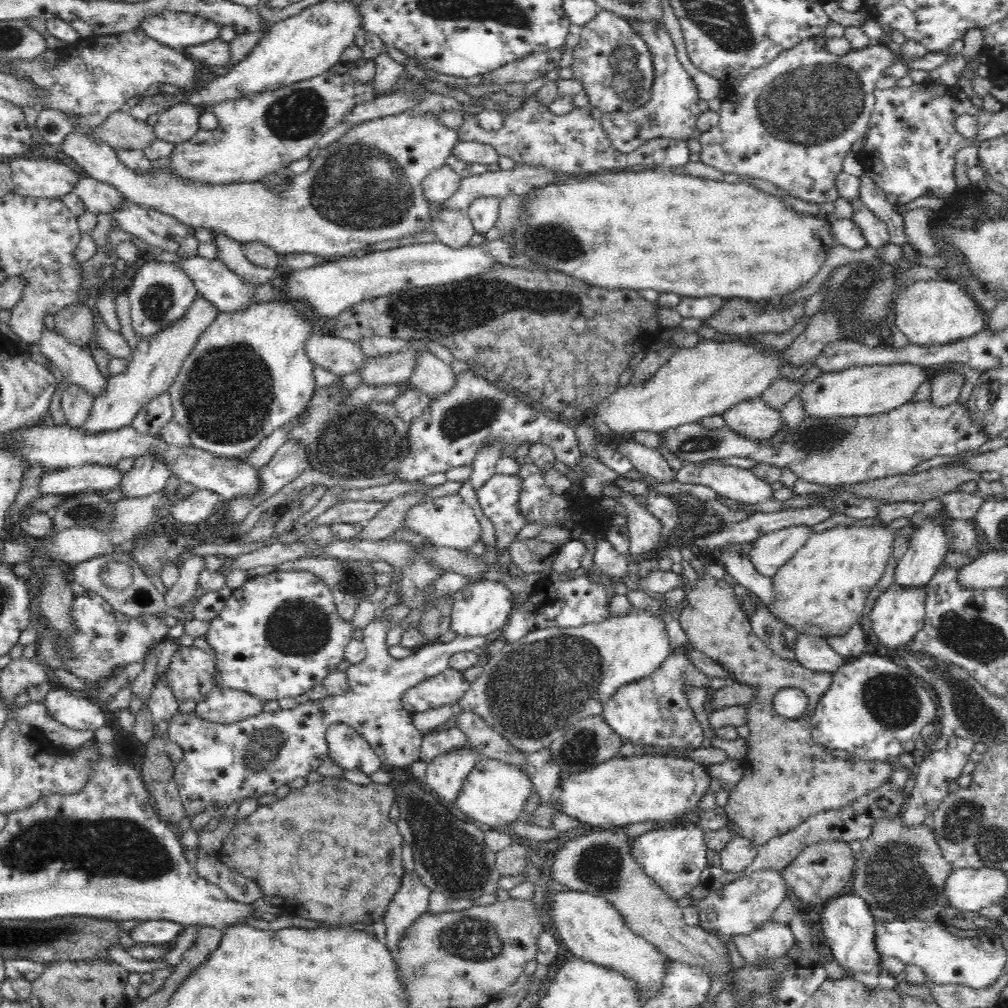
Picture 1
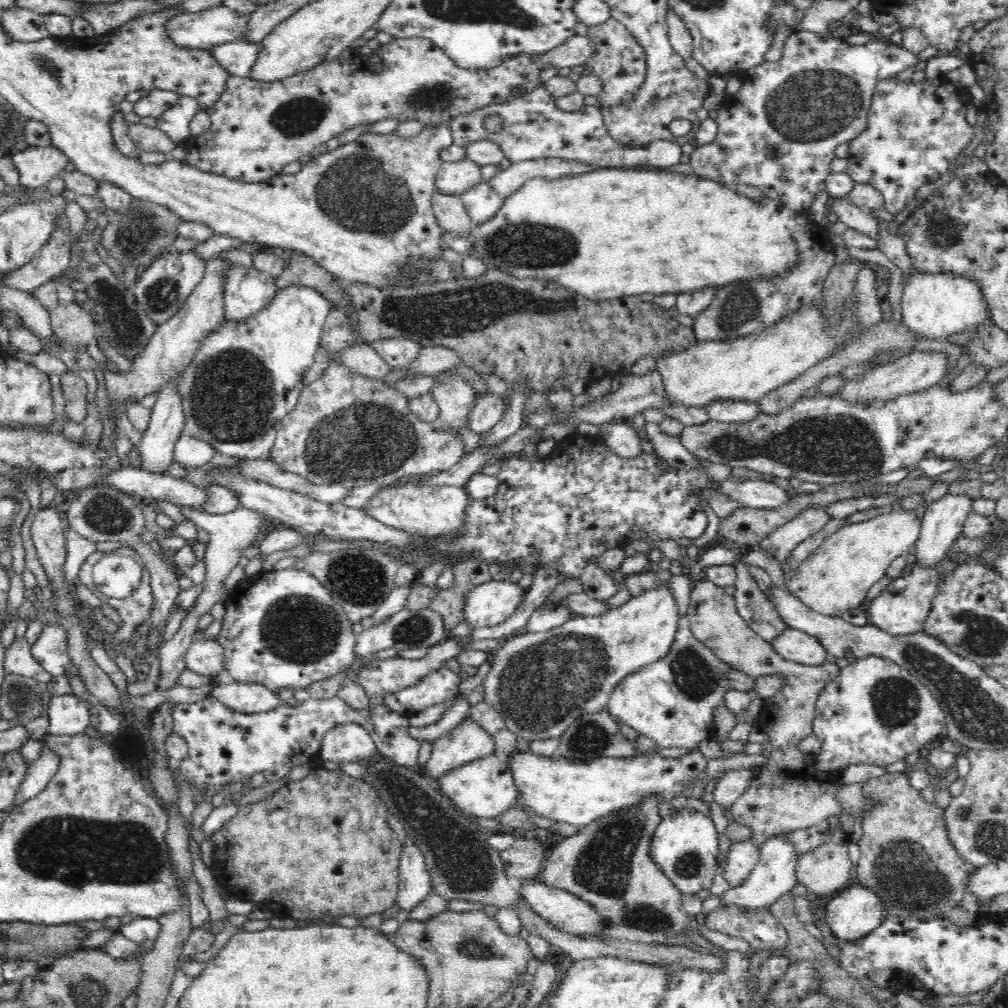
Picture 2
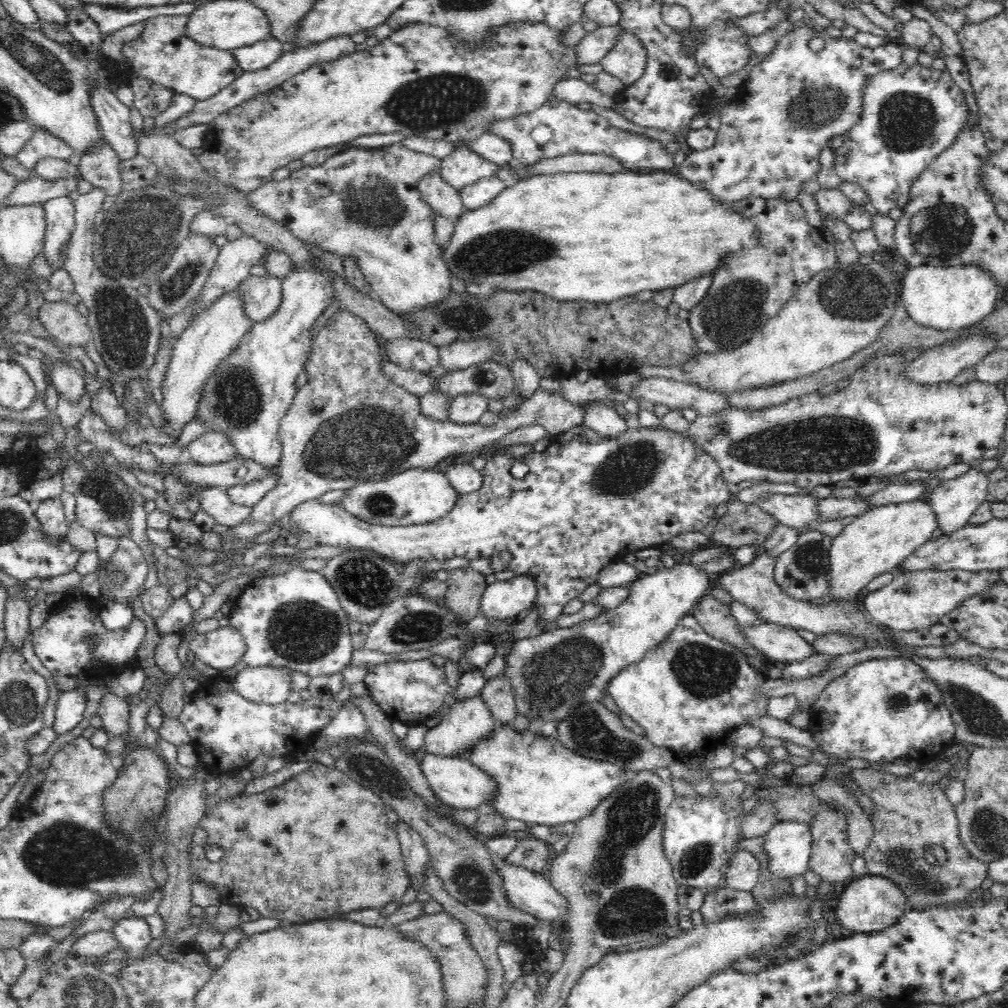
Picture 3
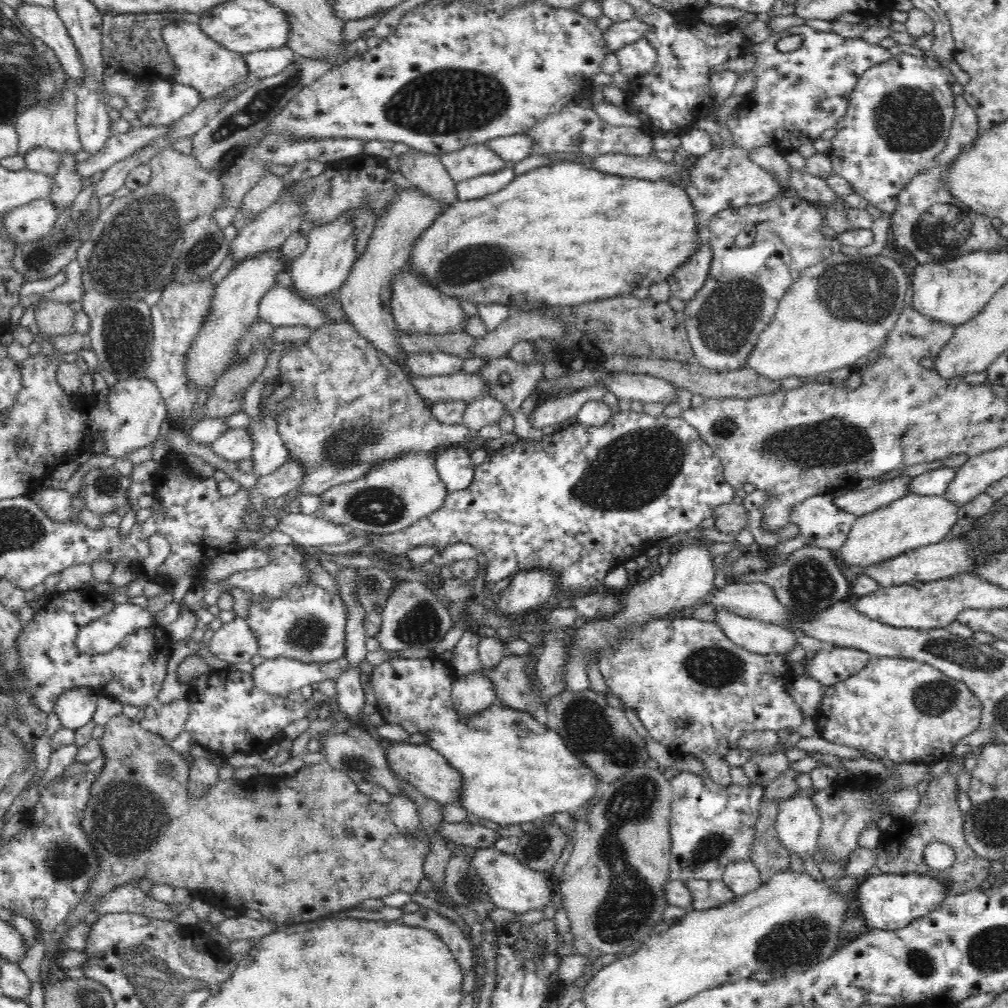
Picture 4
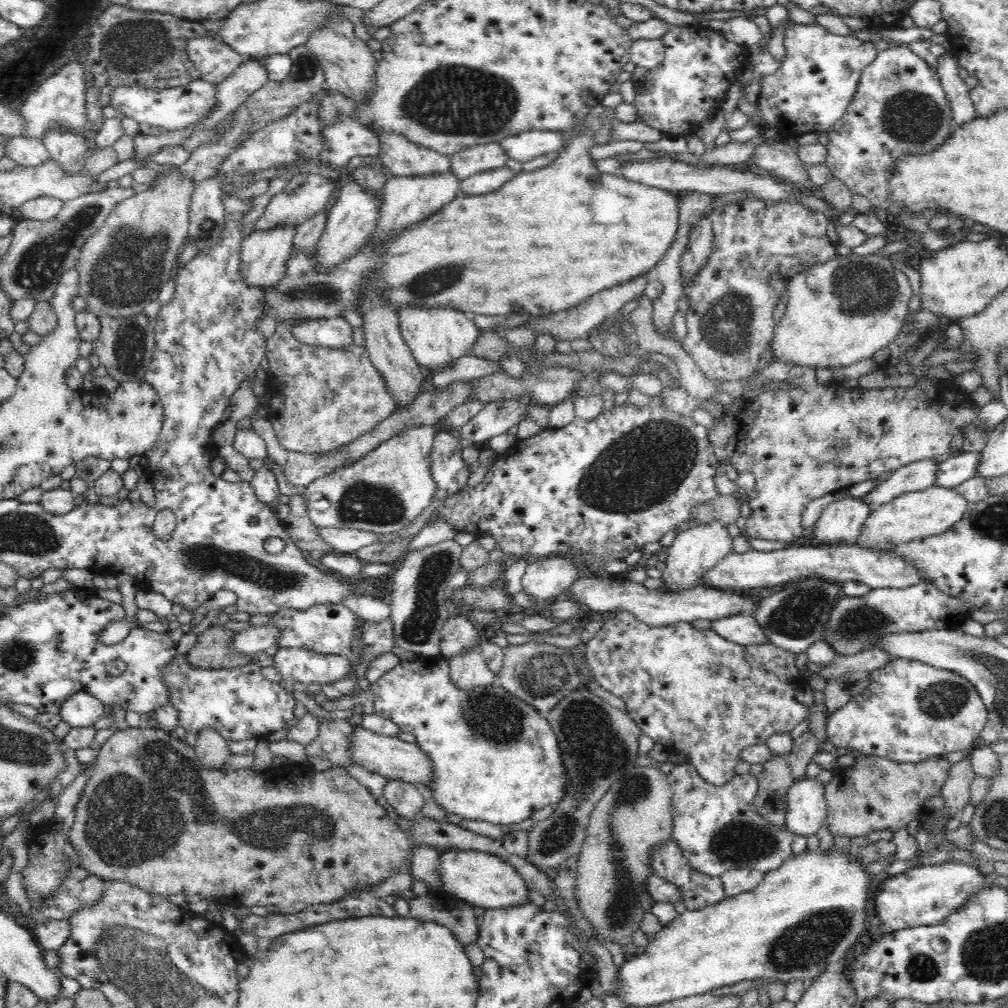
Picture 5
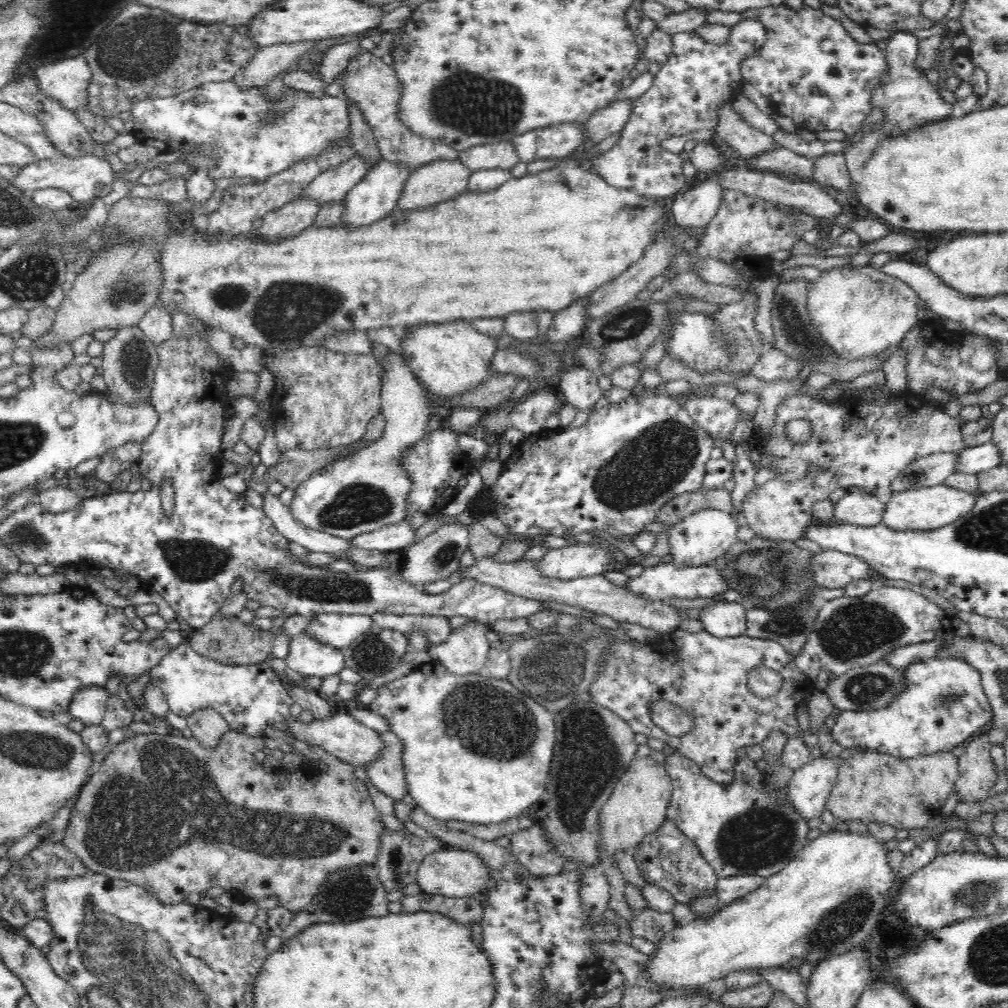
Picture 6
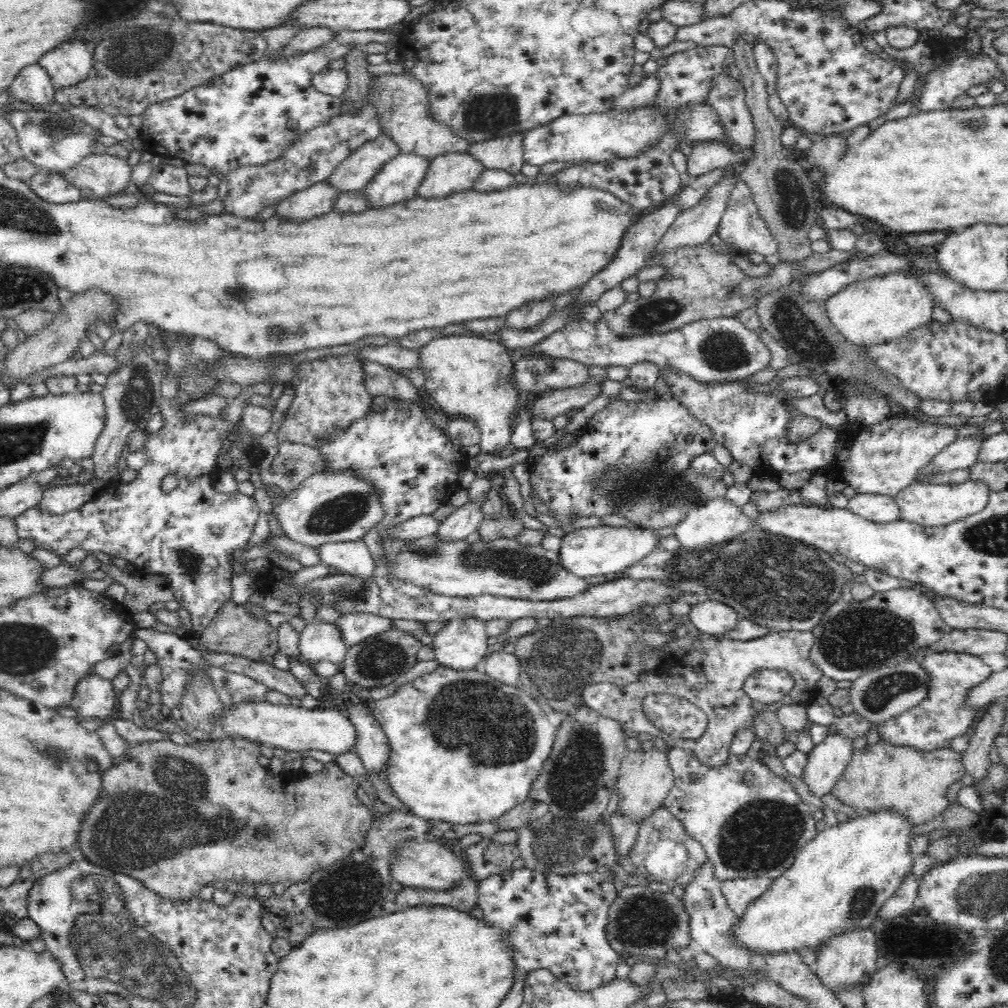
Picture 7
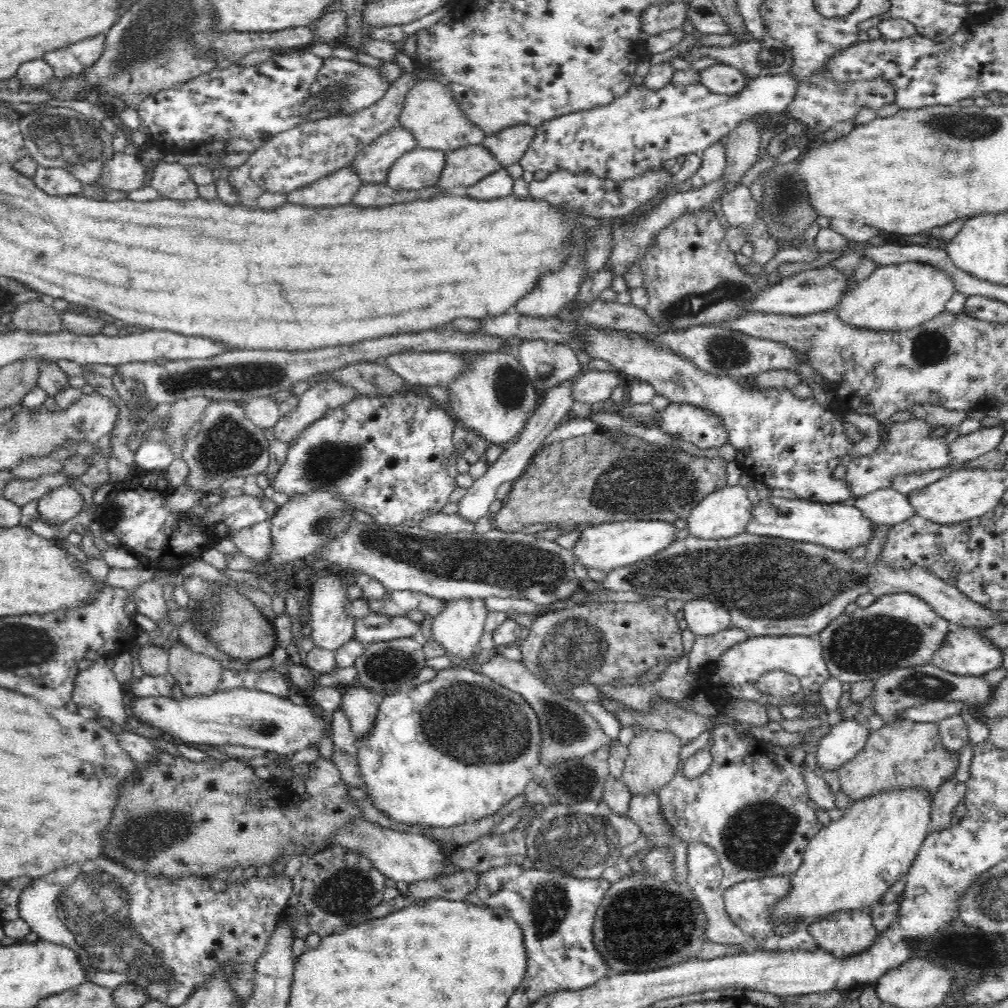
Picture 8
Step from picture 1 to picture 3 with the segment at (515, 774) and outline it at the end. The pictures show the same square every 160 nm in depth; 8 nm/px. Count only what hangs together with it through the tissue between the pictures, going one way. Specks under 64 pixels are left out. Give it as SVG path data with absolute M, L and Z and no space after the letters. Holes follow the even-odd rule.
M421 750L418 766L424 778L428 781L432 792L441 800L441 802L449 808L476 808L477 810L486 809L486 802L492 800L494 796L494 788L496 783L492 777L488 777L488 773L480 771L480 768L474 767L472 763L460 758L450 756L438 756Z

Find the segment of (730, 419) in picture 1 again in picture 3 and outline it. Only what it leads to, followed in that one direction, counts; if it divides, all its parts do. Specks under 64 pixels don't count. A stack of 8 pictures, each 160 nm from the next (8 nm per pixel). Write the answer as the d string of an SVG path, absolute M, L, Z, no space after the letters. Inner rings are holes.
M661 377L642 379L634 389L623 398L644 399L653 405L664 405L668 409L686 410L692 407L699 415L720 413L729 408L724 395L713 393L697 385Z

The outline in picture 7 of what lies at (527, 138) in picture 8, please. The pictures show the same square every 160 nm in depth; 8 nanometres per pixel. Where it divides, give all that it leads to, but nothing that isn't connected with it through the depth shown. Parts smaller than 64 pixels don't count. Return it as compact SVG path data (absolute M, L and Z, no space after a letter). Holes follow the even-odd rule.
M524 132L512 134L512 137L499 137L495 140L474 142L468 150L485 166L486 169L506 170L513 175L520 173L525 164Z

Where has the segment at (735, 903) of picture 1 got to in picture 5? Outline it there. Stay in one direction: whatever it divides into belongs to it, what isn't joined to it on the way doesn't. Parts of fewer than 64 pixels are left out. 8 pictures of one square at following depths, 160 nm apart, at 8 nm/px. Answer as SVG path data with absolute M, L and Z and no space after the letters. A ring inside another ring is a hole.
M802 776L787 790L786 825L796 835L817 834L827 818L826 785L816 777Z

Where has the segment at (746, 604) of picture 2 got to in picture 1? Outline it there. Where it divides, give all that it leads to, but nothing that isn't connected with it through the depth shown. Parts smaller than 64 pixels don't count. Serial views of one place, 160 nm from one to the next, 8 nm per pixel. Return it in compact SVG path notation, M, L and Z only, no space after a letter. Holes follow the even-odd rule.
M760 605L749 617L753 633L760 637L778 656L789 658L796 662L794 657L794 640L799 632L792 627L779 622L773 612L766 605Z

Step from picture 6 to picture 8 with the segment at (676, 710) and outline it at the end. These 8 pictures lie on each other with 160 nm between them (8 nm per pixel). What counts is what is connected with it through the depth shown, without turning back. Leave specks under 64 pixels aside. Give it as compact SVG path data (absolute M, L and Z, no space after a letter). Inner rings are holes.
M723 723L713 733L701 732L684 744L680 753L679 768L672 780L659 788L659 803L664 810L664 819L669 822L675 835L686 843L700 842L714 849L723 868L720 891L726 892L744 880L774 874L792 874L804 864L804 854L810 840L824 827L814 810L806 802L810 800L808 785L804 778L804 763L794 765L790 761L786 746L774 745L757 739L751 733L738 730L735 725ZM710 746L713 761L709 768L696 778L684 775L684 762L695 752Z

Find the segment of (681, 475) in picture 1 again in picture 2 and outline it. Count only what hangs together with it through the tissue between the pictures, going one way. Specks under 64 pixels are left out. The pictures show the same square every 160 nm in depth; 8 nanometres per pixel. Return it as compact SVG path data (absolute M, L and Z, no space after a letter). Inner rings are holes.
M732 477L722 483L722 493L732 500L737 500L739 505L743 505L755 509L769 509L769 508L780 508L788 504L791 500L791 492L786 492L784 488L776 486L770 482L764 480L746 480L744 482L735 482Z

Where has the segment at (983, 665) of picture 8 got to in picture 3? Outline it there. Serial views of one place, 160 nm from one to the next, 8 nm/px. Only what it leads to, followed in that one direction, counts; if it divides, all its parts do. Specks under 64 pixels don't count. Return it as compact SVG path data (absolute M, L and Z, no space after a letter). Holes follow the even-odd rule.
M892 657L892 658L877 658L872 660L865 660L856 666L849 668L842 676L831 680L830 684L819 694L818 700L810 708L810 722L809 732L814 736L816 742L820 744L821 748L834 754L838 758L862 758L869 762L892 762L896 758L916 760L920 764L930 762L937 759L939 756L944 755L948 747L956 739L957 723L952 718L952 713L947 707L943 699L943 692L939 684L929 678L923 671L919 664L916 664L912 658L908 657Z

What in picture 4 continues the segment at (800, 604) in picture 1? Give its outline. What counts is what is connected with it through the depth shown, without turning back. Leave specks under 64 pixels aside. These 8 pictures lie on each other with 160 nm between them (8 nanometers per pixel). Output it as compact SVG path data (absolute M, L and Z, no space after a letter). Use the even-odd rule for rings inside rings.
M908 494L874 512L859 516L841 548L845 566L868 566L908 550L942 542L962 516L960 508L942 496Z

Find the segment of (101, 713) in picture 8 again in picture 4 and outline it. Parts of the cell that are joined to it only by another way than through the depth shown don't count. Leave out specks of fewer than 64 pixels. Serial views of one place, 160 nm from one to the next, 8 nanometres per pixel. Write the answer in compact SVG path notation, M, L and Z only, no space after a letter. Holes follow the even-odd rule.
M88 687L67 690L58 697L55 714L62 726L77 730L94 718L98 697L97 692Z

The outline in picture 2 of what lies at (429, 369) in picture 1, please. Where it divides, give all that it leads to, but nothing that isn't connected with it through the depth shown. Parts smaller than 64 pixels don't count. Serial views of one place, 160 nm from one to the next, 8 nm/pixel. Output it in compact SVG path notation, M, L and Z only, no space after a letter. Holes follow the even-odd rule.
M455 370L437 374L436 376L438 380L434 382L432 395L439 407L438 423L444 429L454 429L458 438L461 436L464 439L464 451L466 453L472 452L479 445L479 435L476 432L472 432L466 422L469 414L473 412L473 404L478 394L470 384L460 376L457 376Z

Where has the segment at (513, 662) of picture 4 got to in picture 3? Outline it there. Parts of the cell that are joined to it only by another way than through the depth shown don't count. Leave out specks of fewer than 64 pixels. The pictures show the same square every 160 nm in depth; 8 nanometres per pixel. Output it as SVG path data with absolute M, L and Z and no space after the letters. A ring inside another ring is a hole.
M503 673L488 678L481 692L495 722L508 724L517 715L516 697L510 679Z

